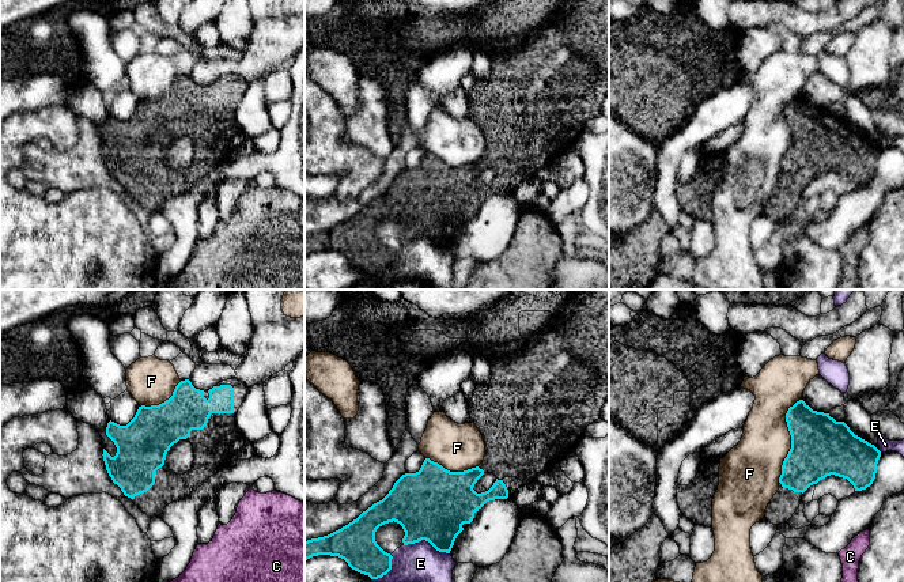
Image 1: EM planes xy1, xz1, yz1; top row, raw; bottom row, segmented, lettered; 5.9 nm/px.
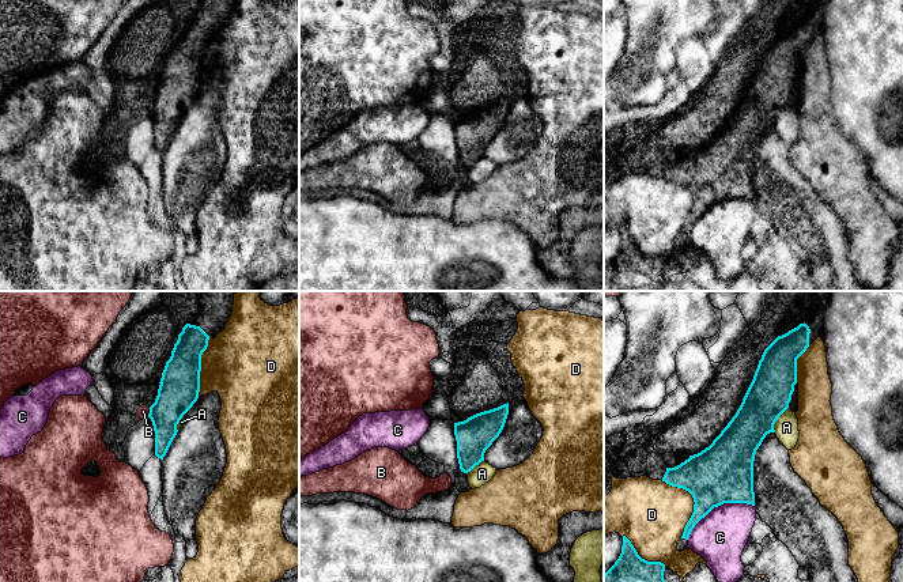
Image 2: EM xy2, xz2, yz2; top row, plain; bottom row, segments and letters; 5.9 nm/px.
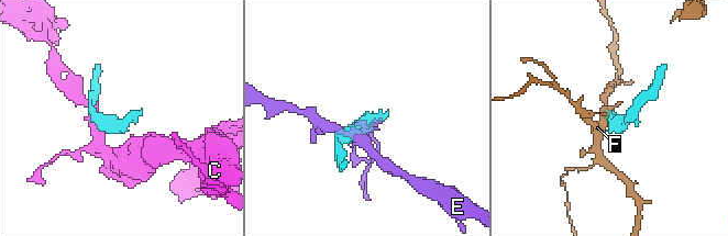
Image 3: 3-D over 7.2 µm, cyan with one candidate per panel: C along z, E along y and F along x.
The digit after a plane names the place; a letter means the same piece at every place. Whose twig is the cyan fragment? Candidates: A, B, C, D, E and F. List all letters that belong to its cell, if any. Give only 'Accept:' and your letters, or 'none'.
Accept: none

